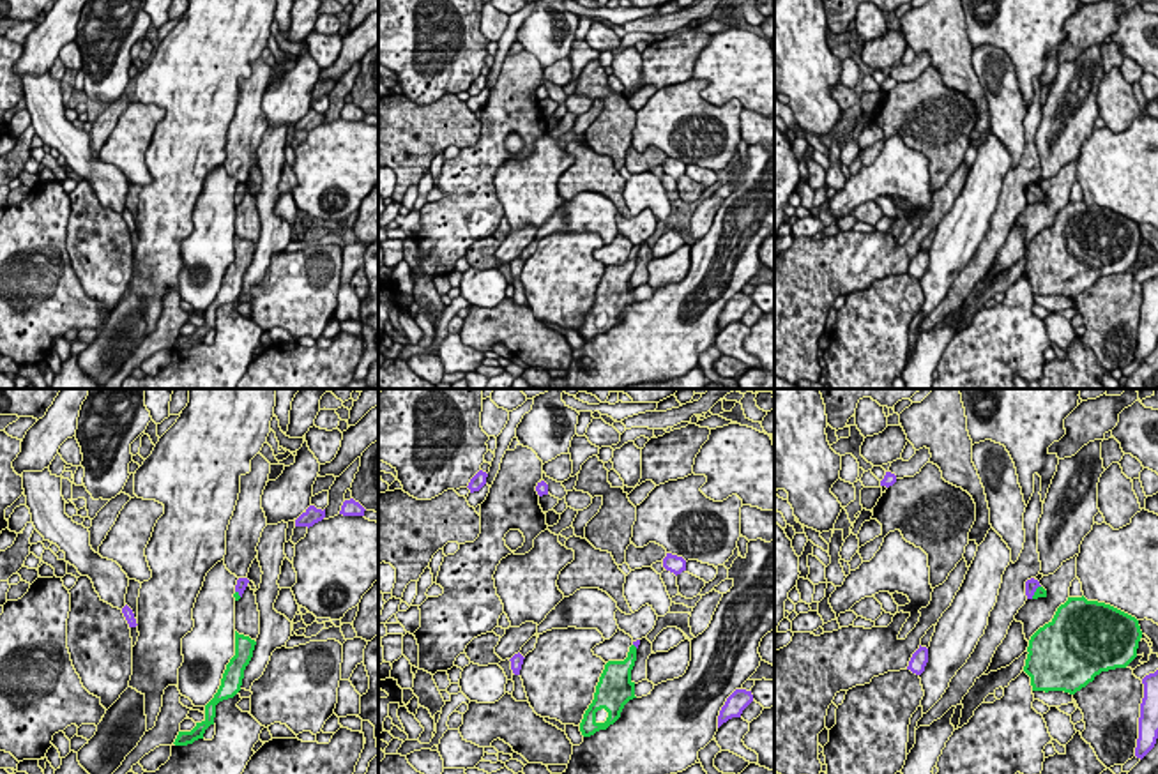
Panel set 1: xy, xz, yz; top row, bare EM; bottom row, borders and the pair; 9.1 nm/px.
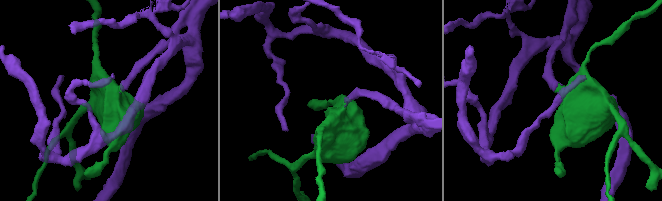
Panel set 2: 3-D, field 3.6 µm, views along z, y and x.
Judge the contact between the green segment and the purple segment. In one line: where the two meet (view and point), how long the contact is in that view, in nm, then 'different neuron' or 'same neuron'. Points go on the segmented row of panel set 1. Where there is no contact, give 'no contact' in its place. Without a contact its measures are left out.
contact yz (1035, 592); length 150 nm; same neuron

